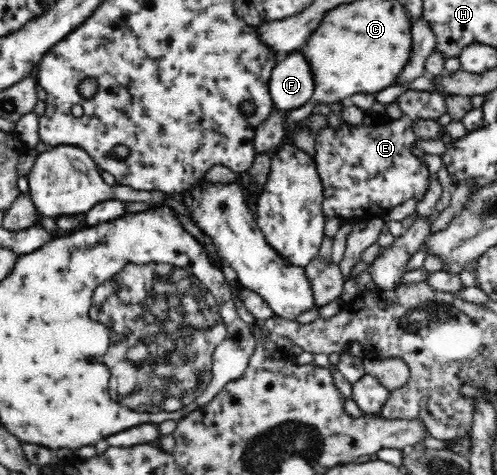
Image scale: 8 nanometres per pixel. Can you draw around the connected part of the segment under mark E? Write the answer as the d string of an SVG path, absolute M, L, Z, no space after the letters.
M406 90L396 98L396 106L401 115L397 119L378 118L377 123L352 125L341 120L337 127L327 124L314 134L314 160L324 186L324 215L344 221L367 221L385 218L391 209L413 201L416 204L423 201L428 193L430 184L429 165L422 153L415 148L416 135L413 127L419 119L438 120L447 113L447 102L443 92L429 92L422 90Z

